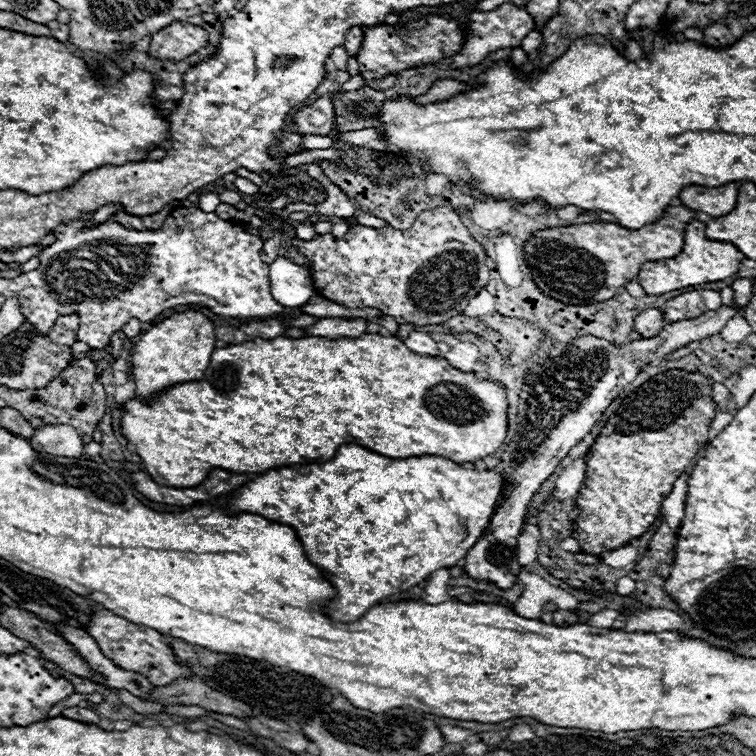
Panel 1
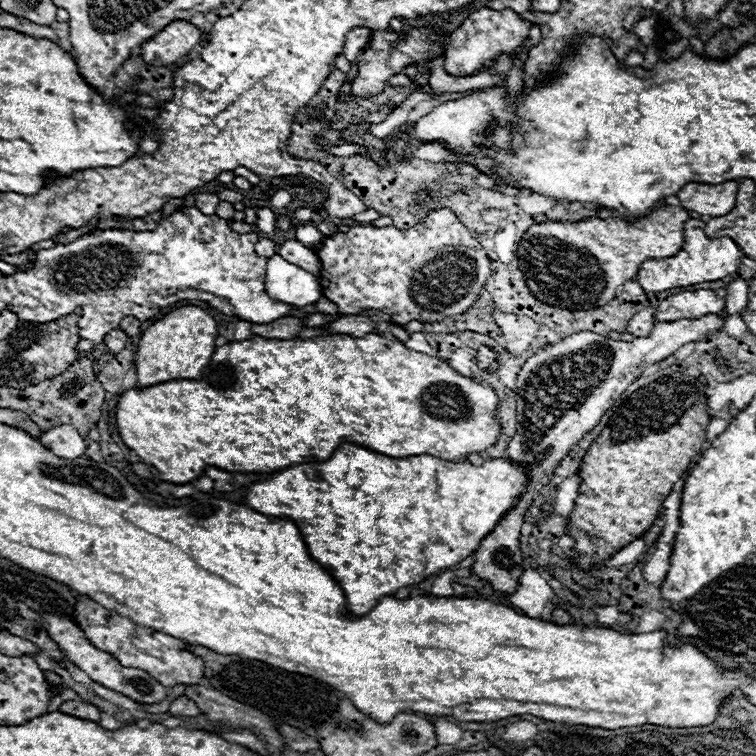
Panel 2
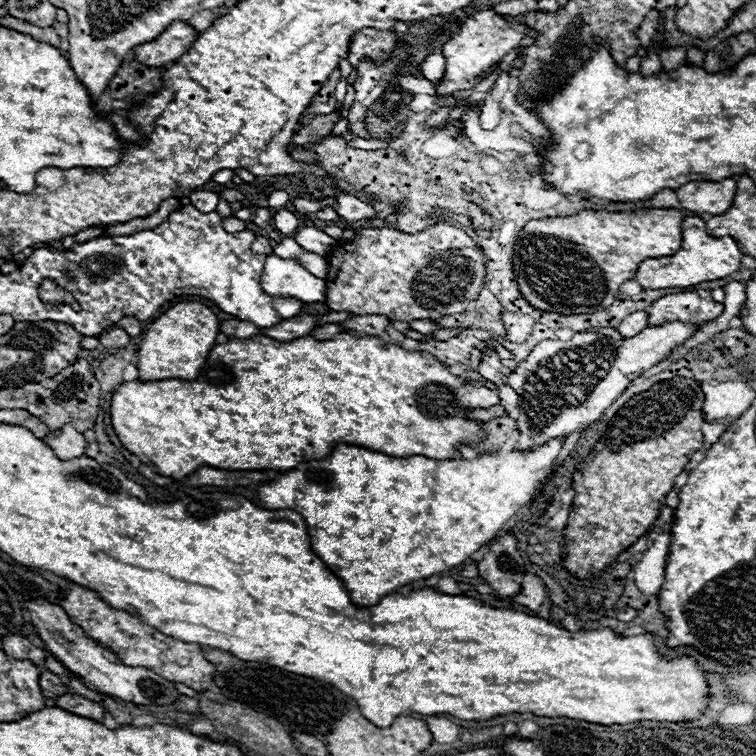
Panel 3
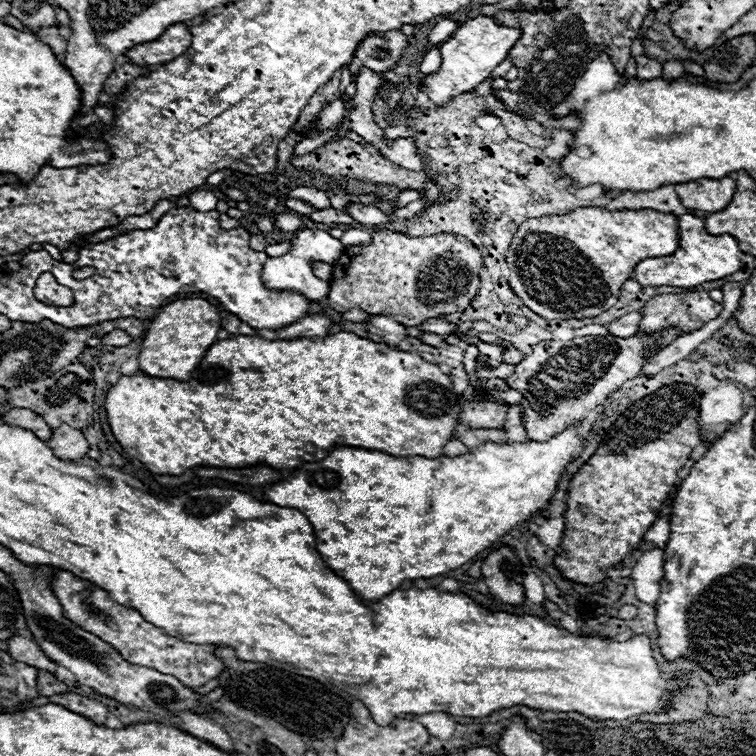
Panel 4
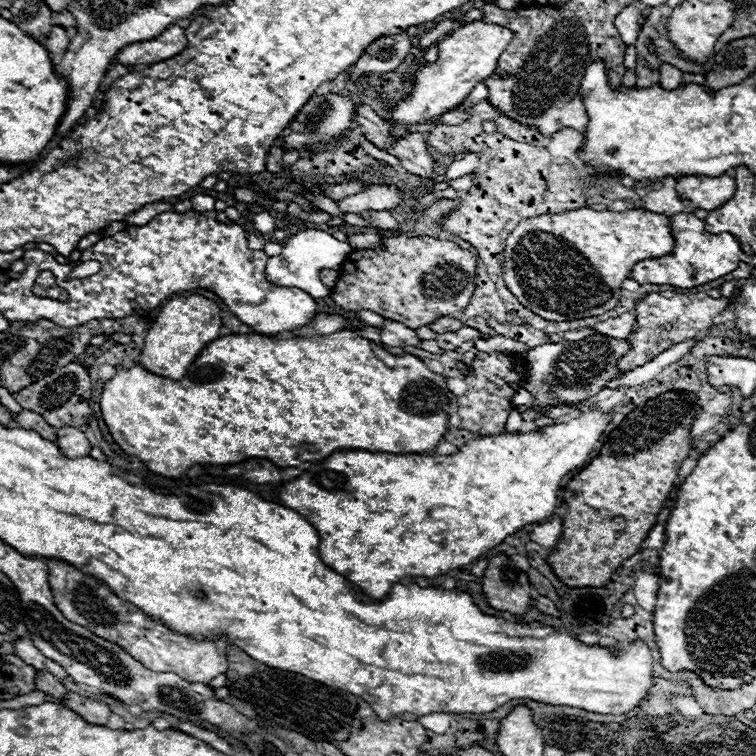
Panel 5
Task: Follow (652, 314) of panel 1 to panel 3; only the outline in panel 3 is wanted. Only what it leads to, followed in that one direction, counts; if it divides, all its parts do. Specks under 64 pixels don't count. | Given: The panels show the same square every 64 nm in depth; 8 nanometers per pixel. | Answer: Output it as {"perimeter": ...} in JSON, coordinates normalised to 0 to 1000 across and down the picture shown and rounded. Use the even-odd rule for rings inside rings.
{"perimeter":[[[844,410],[833,418],[828,418],[817,431],[815,437],[825,444],[825,447],[833,447],[833,444],[841,444],[844,439],[849,439],[854,434],[854,410]]]}

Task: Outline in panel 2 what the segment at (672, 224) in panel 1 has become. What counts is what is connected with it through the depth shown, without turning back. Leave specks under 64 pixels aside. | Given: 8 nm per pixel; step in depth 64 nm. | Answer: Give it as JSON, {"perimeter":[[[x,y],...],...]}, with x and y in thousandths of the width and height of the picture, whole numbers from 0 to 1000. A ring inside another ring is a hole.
{"perimeter":[[[876,272],[870,278],[865,278],[862,283],[857,286],[849,286],[839,294],[831,294],[825,288],[775,288],[775,291],[765,291],[765,294],[714,294],[714,296],[704,296],[696,310],[690,312],[690,317],[685,320],[685,341],[688,341],[688,357],[693,362],[693,370],[696,370],[696,378],[698,384],[704,386],[706,394],[712,394],[714,399],[725,402],[725,405],[735,405],[735,407],[751,407],[751,410],[783,410],[783,407],[791,407],[791,405],[799,405],[804,402],[807,397],[815,394],[815,386],[817,381],[828,373],[828,370],[836,370],[847,354],[847,349],[854,344],[854,341],[884,341],[884,339],[892,339],[894,333],[902,331],[902,323],[905,323],[905,304],[902,304],[902,296],[910,291],[910,278],[905,278],[902,272]]]}

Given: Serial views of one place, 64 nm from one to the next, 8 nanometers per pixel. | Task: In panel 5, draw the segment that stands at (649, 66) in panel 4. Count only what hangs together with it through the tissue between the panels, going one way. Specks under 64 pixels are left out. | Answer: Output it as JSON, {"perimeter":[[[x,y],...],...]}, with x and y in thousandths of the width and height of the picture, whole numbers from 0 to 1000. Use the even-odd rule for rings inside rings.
{"perimeter":[[[844,77],[844,87],[841,87],[841,116],[852,119],[860,116],[862,111],[870,111],[870,93],[862,95],[847,77]]]}

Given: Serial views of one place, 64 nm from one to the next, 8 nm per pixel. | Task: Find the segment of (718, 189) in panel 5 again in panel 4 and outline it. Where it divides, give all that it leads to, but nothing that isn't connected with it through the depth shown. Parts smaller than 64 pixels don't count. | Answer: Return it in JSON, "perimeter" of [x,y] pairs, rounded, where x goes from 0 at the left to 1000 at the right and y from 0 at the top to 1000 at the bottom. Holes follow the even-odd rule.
{"perimeter":[[[963,233],[942,238],[926,235],[894,243],[894,257],[910,278],[931,278],[937,283],[960,275],[971,259],[974,241]]]}

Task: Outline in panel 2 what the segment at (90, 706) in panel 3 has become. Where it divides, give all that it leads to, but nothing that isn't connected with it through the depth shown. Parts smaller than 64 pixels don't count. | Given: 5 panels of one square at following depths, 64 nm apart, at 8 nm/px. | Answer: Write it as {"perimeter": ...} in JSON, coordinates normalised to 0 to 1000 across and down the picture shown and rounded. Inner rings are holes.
{"perimeter":[[[90,926],[79,934],[79,942],[93,944],[93,947],[103,947],[108,952],[122,952],[122,955],[132,955],[132,939],[111,926]]]}

